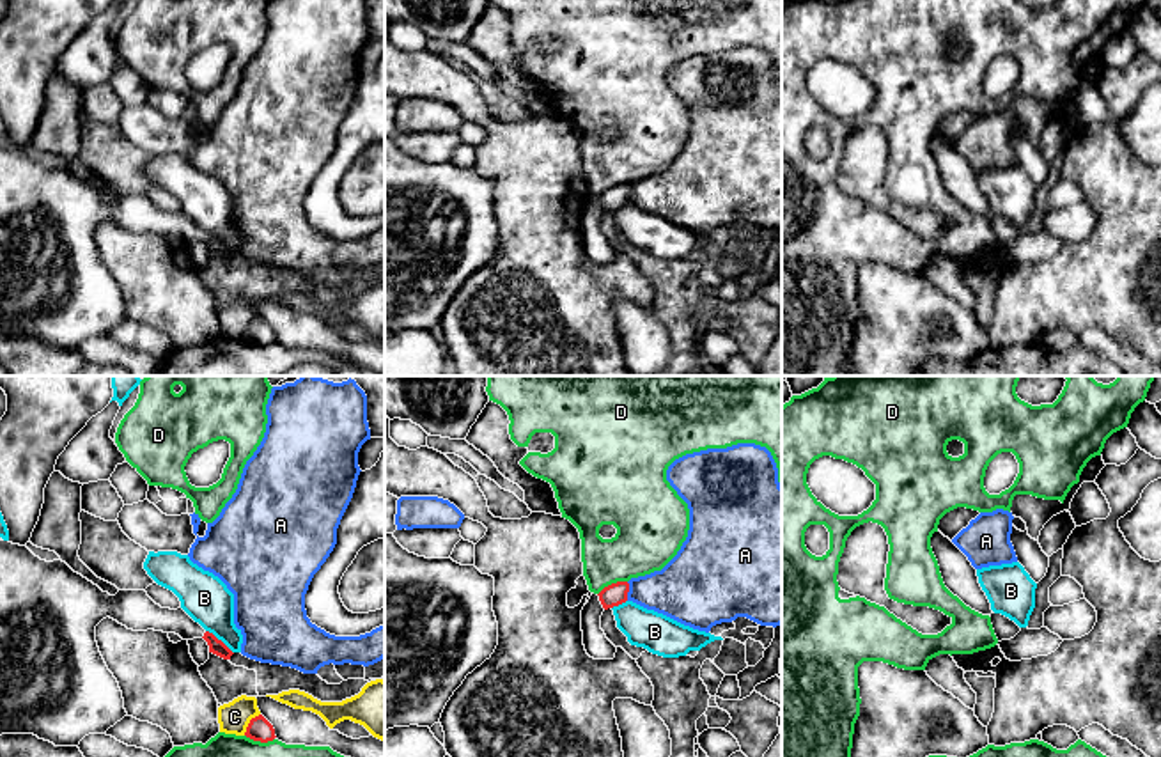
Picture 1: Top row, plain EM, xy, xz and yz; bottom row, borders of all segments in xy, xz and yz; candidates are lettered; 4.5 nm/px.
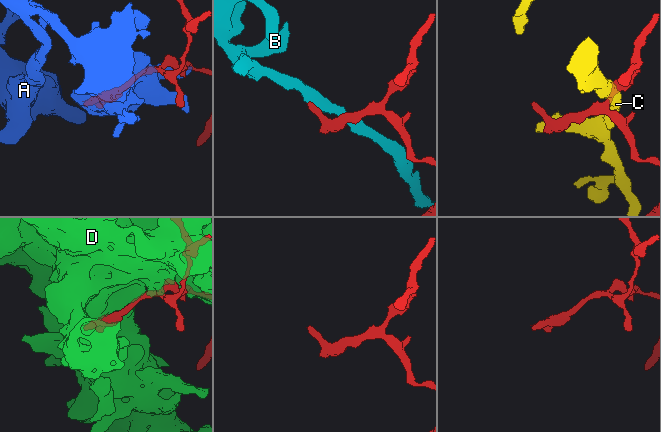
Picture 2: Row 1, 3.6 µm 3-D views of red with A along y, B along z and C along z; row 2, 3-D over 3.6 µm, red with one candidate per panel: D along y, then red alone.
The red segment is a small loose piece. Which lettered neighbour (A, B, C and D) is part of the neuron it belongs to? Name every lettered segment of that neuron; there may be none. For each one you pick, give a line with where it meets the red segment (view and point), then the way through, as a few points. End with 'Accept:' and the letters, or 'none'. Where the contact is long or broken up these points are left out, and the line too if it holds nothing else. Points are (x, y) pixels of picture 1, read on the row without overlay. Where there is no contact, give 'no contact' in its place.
Accept: none

